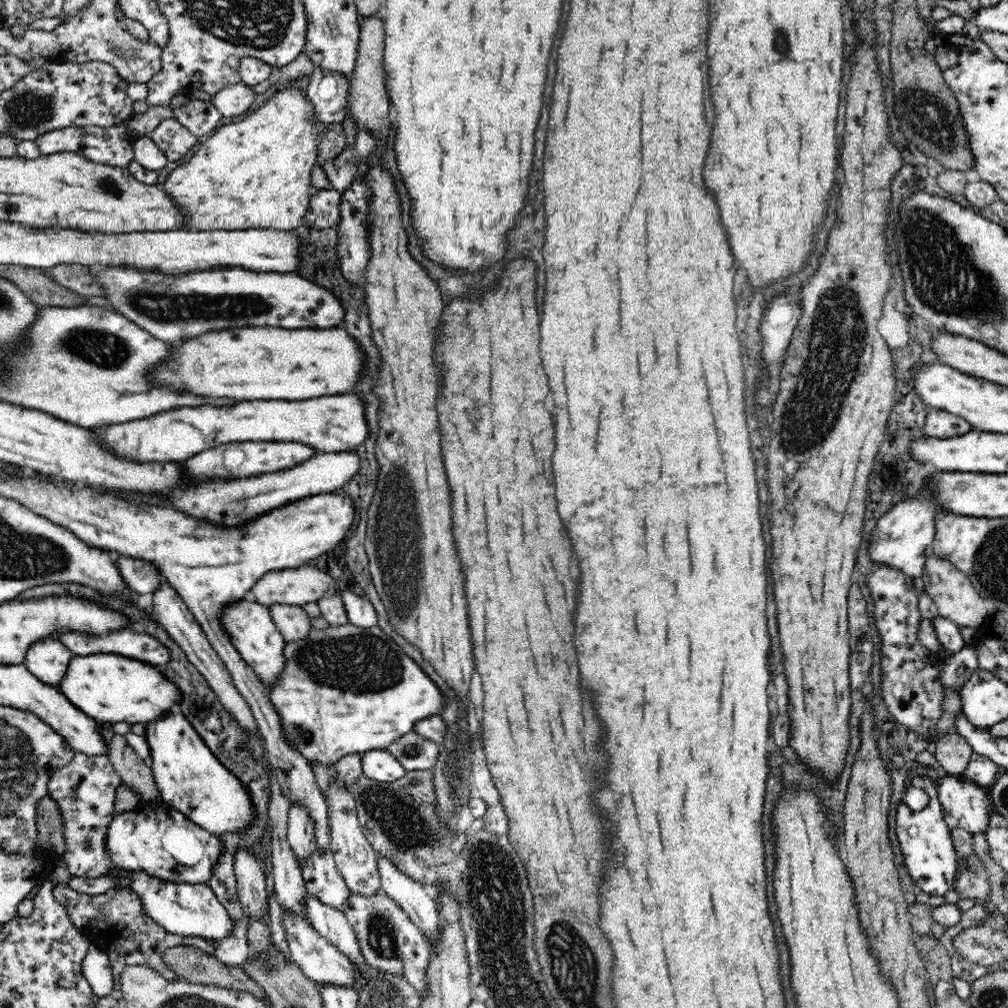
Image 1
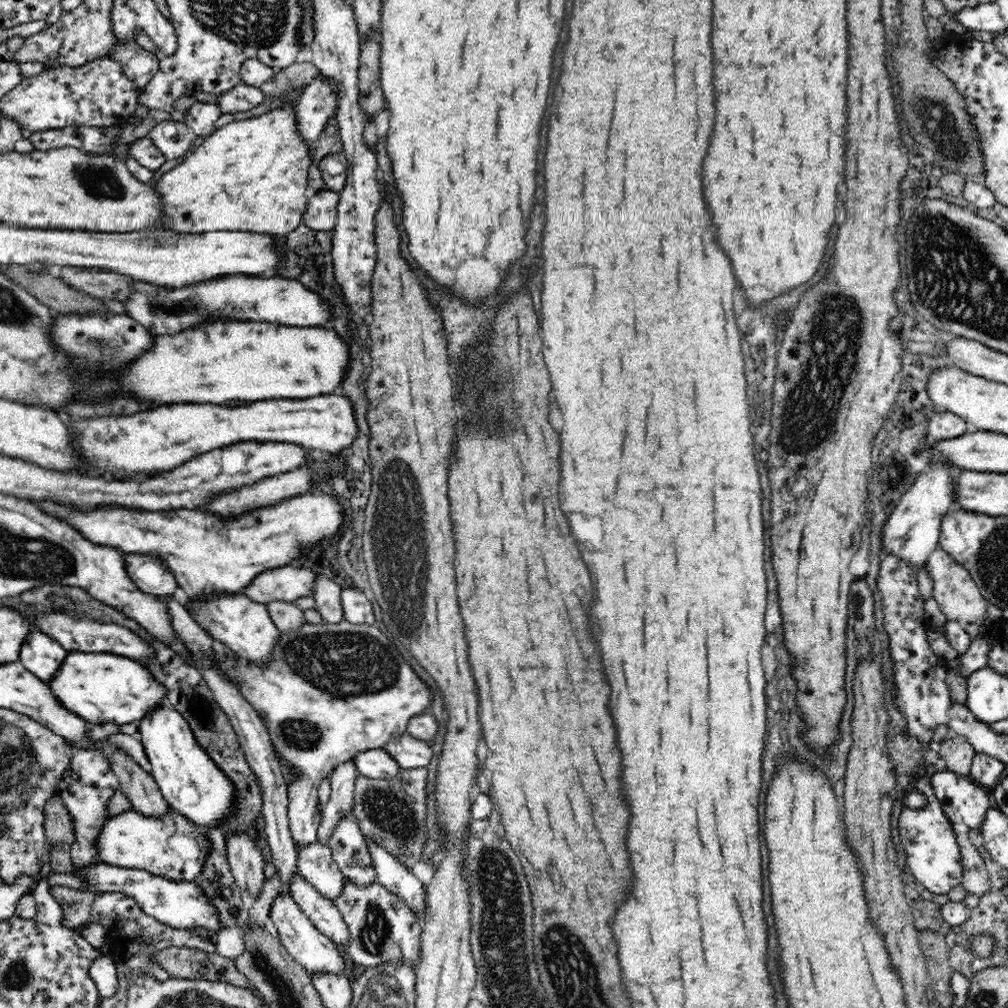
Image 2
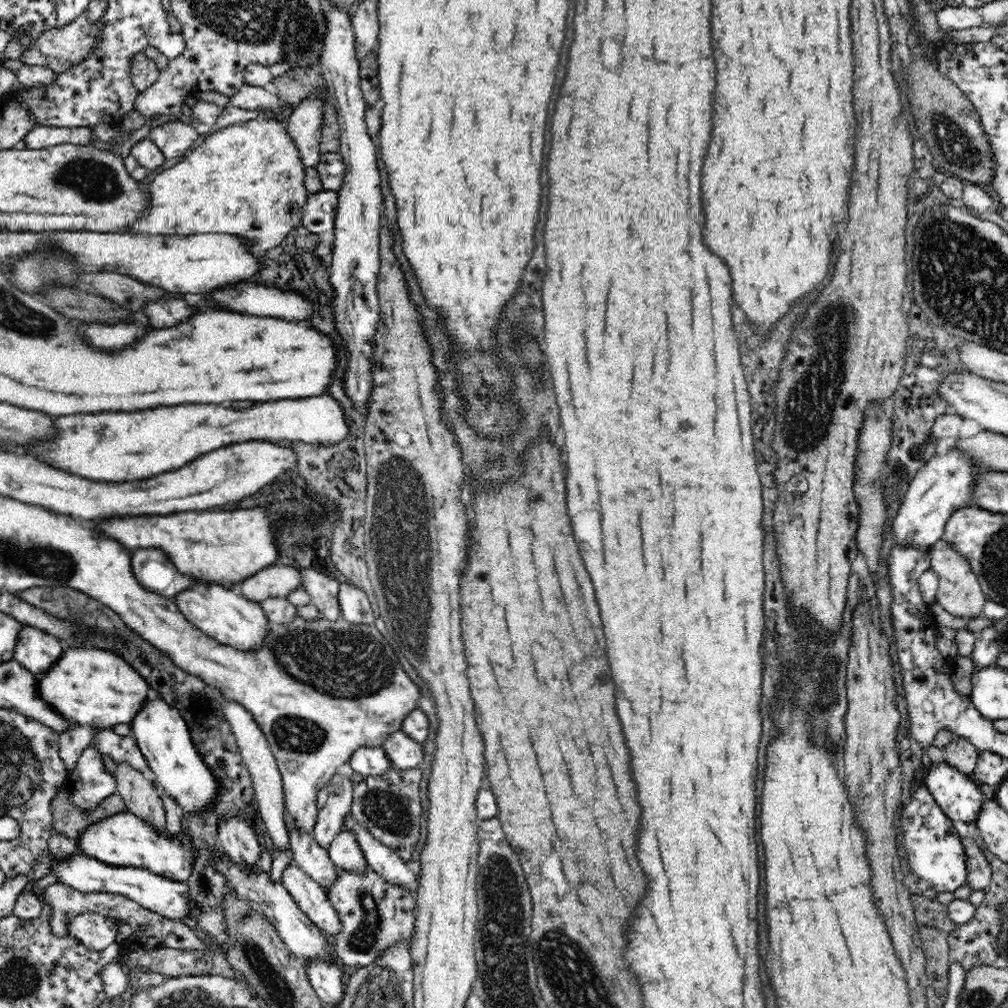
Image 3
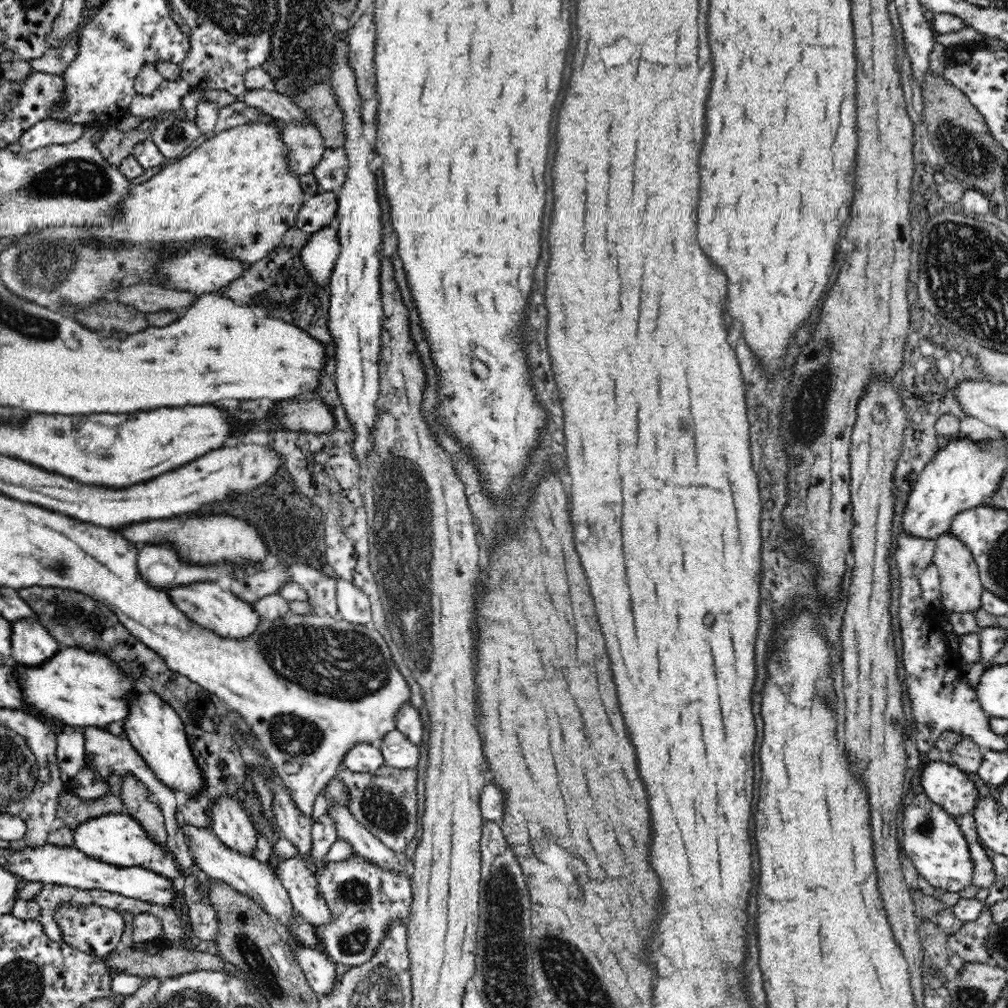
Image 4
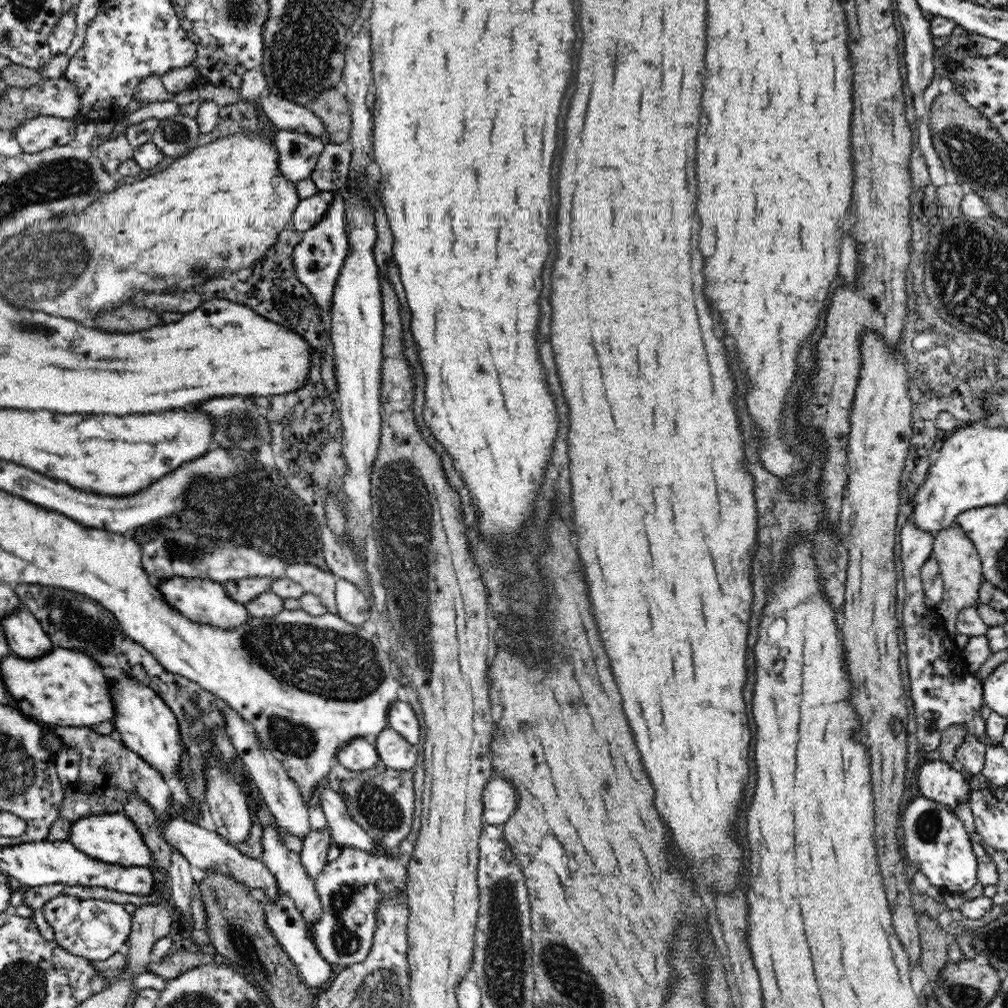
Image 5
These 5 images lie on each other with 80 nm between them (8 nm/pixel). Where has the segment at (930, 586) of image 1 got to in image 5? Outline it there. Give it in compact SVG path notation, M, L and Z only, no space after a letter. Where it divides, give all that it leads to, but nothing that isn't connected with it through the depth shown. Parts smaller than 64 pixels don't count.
M956 522L937 532L933 540L933 555L940 565L944 592L941 604L935 608L936 616L932 618L942 618L944 628L948 630L950 638L954 640L954 646L957 647L955 642L955 636L958 634L955 626L957 616L965 608L976 606L979 602L979 590L983 581L980 555L974 543L970 542L970 537Z

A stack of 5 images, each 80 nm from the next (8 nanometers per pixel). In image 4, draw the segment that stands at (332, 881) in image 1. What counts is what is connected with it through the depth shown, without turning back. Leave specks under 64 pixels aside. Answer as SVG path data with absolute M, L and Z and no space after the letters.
M276 775L272 780L272 801L274 801L274 817L280 827L281 837L288 839L294 845L296 856L302 859L314 876L325 870L327 861L316 859L313 852L311 829L313 820L307 819L298 807L292 805L291 796L282 780Z

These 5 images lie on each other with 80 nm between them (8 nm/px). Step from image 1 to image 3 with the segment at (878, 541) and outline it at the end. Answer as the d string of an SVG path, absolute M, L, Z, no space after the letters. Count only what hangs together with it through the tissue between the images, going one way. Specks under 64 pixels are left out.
M954 447L946 454L934 454L910 481L898 512L892 518L892 530L898 544L904 546L906 542L910 542L920 548L924 546L924 550L932 550L933 544L943 538L946 522L952 512L968 506L966 500L970 500L974 476L979 473L982 473L982 469L974 467L974 463L970 463L970 459L966 459L966 455L954 450Z

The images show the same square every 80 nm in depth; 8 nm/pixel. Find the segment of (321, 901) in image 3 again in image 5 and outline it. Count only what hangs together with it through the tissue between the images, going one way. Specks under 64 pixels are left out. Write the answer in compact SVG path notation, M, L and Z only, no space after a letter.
M264 826L262 828L261 843L263 846L263 855L261 860L273 873L274 878L277 880L282 892L286 893L291 899L292 903L302 913L303 919L307 924L316 923L321 918L322 902L318 899L316 893L315 881L306 872L302 864L299 853L291 851L284 845L283 836L274 826Z

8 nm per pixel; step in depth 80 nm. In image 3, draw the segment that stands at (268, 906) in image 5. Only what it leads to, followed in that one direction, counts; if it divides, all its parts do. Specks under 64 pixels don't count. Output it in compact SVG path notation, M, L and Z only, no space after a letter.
M314 959L305 965L309 981L323 1003L337 1005L345 996L345 984L342 982L342 971L334 963Z

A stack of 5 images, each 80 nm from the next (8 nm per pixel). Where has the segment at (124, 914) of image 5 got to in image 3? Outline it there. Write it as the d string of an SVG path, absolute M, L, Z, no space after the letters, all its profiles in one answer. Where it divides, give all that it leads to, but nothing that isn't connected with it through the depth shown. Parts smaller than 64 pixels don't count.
M98 912L73 916L67 925L69 936L77 937L86 948L96 952L108 948L118 936L119 922Z

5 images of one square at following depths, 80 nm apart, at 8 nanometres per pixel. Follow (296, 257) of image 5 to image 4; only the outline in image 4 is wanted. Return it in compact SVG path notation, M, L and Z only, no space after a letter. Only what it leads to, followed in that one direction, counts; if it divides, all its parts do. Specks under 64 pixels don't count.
M337 218L332 220L328 227L311 233L299 254L301 263L310 274L310 280L320 289L329 289L334 264L342 250L336 234L338 234Z

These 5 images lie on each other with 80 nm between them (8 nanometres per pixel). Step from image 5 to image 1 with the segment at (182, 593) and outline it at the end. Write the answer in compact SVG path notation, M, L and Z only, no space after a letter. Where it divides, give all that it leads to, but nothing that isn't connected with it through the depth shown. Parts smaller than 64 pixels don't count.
M246 598L232 604L221 616L221 620L224 620L225 631L229 633L229 639L241 657L254 669L266 688L273 687L285 666L285 638L274 624L269 607Z

